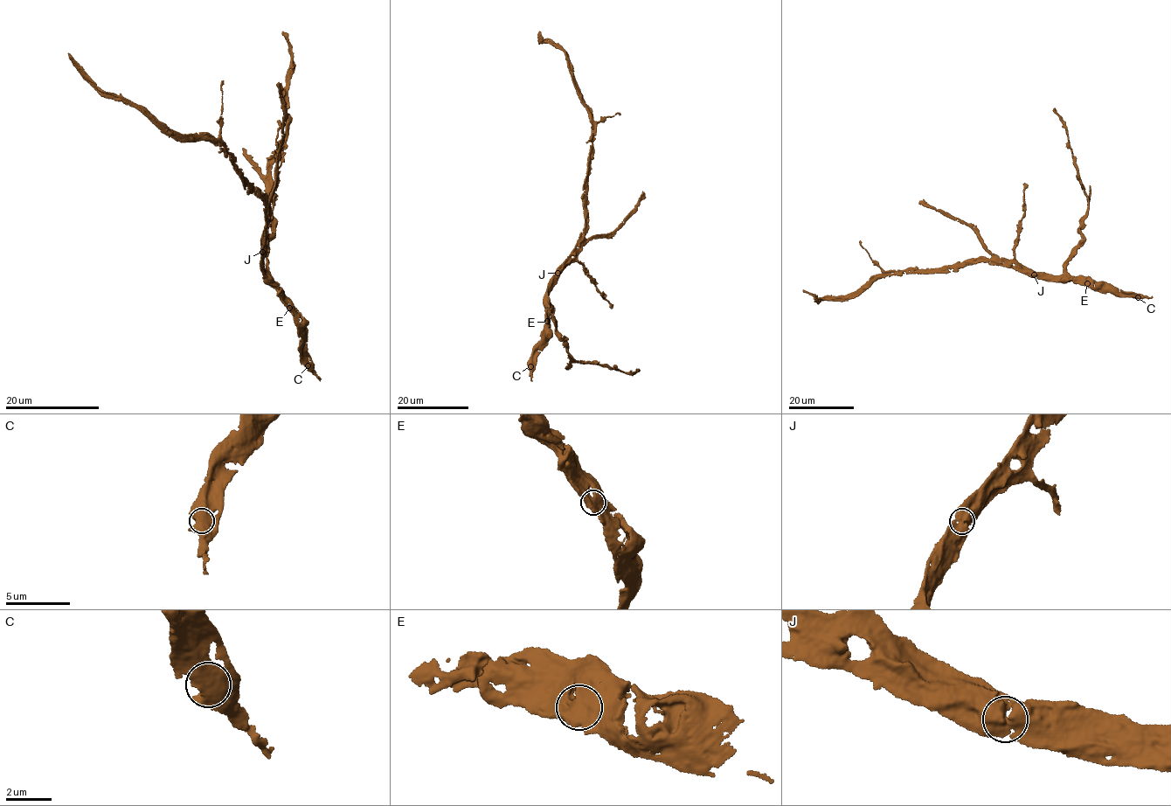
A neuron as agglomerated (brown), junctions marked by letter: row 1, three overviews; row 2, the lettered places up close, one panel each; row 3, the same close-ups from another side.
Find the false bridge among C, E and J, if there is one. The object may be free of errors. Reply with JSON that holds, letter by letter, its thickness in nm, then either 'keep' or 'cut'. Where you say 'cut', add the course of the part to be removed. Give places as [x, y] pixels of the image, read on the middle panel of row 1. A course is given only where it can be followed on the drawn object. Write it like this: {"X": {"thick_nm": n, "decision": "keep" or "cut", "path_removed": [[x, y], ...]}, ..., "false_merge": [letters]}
{"C": {"thick_nm": 700, "decision": "keep"}, "E": {"thick_nm": 700, "decision": "keep"}, "J": {"thick_nm": 700, "decision": "keep"}, "false_merge": []}

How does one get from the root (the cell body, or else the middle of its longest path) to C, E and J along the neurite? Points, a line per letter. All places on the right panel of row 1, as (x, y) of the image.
C: (999, 265), (1019, 267), (1052, 281), (1084, 281), (1097, 290), (1112, 288), (1120, 293), (1131, 291), (1138, 297)
E: (999, 265), (1019, 267), (1052, 281), (1071, 280), (1087, 283)
J: (999, 265), (1019, 267), (1034, 274)

